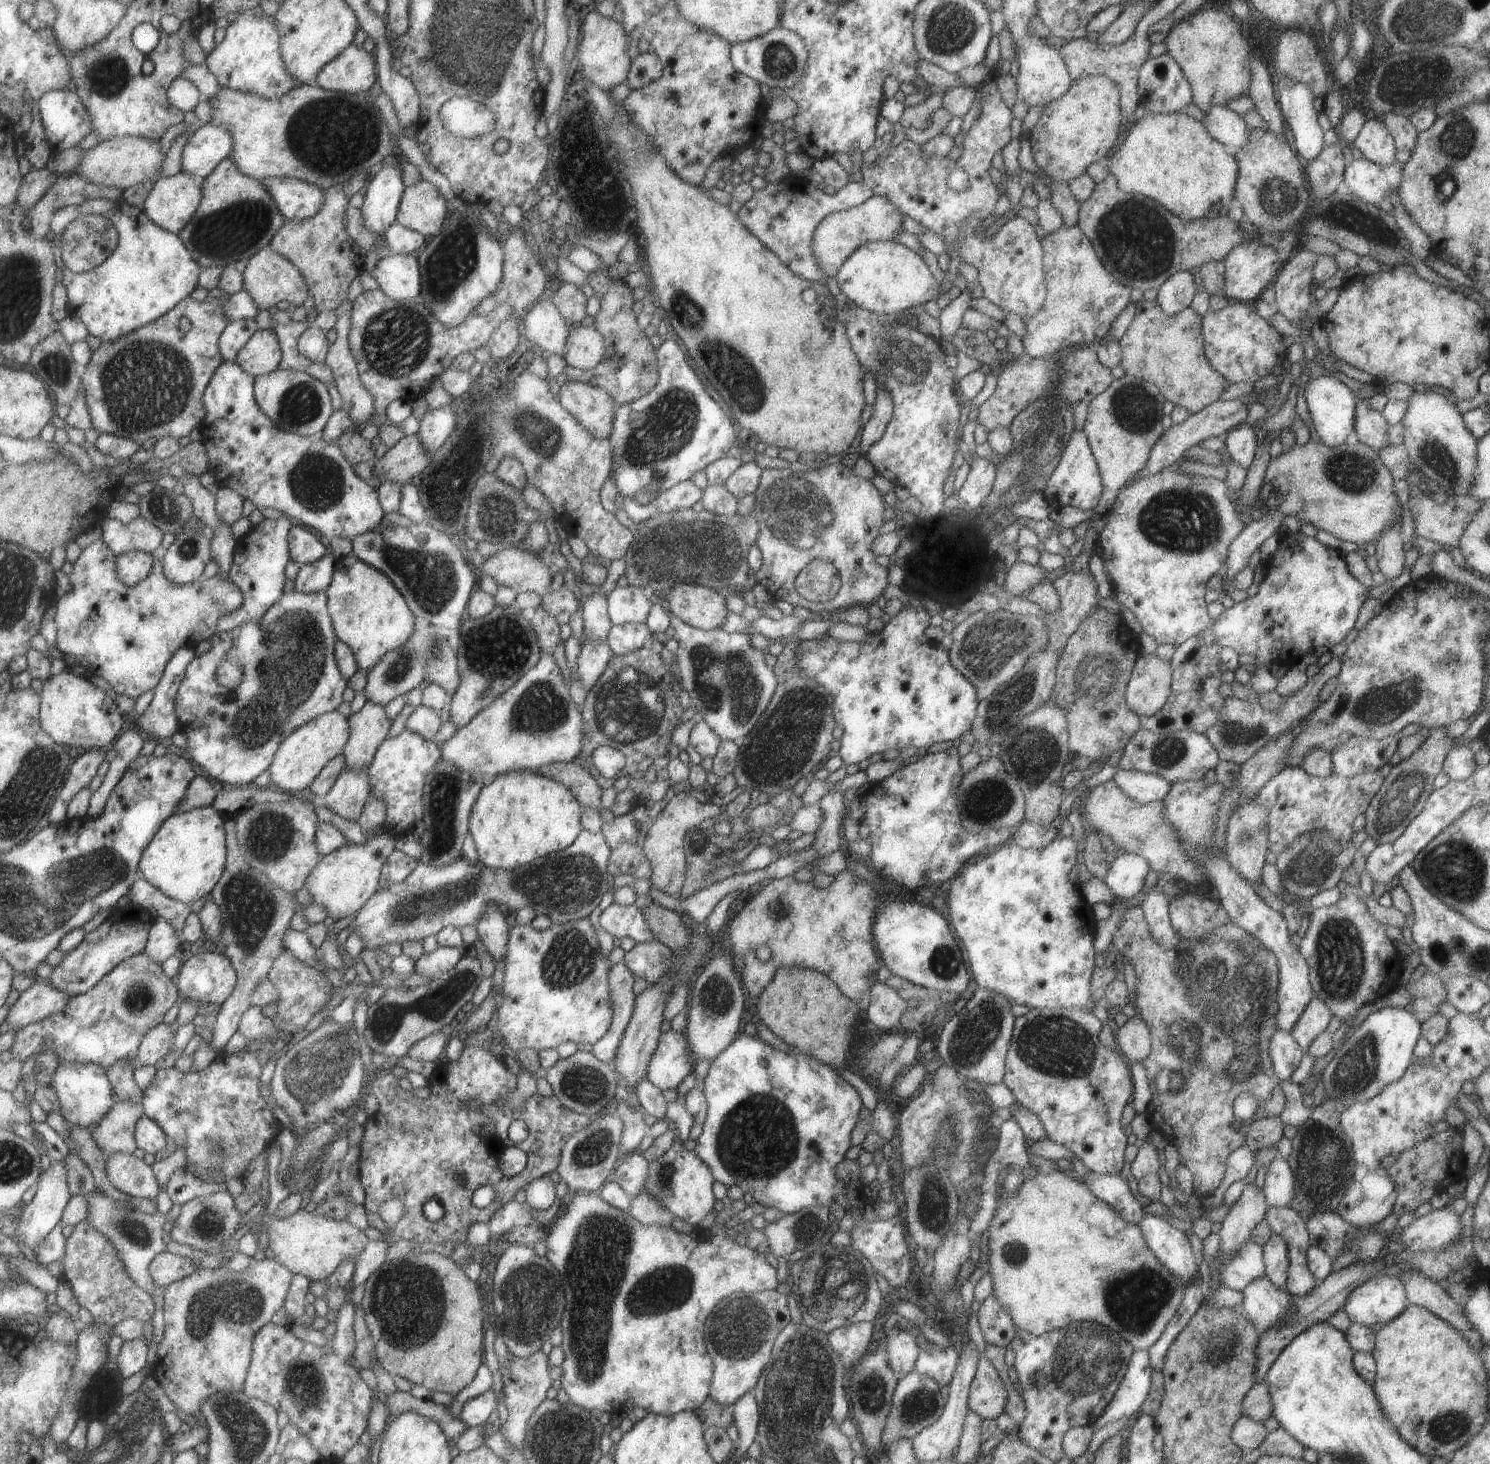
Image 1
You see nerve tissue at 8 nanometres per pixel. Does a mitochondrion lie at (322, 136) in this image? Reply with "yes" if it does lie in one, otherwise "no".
yes

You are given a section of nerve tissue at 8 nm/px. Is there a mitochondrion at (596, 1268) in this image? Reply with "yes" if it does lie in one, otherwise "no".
yes

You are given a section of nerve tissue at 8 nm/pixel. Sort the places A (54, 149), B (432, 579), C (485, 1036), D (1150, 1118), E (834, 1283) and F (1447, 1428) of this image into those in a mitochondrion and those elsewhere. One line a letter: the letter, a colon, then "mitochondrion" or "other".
A: other
B: mitochondrion
C: other
D: other
E: mitochondrion
F: mitochondrion

